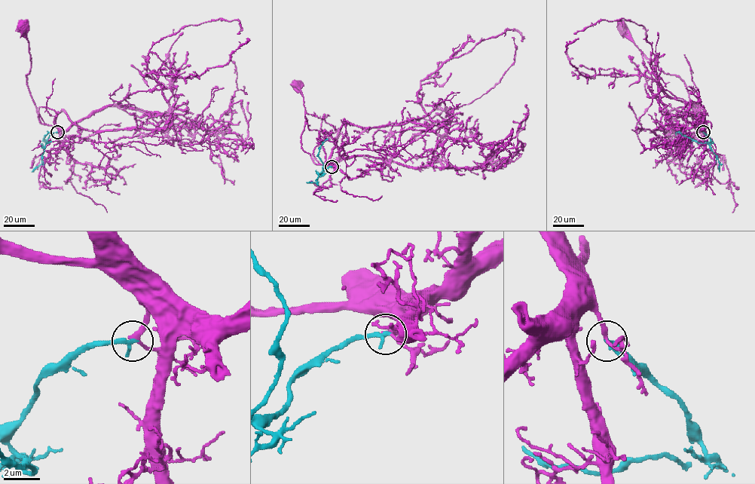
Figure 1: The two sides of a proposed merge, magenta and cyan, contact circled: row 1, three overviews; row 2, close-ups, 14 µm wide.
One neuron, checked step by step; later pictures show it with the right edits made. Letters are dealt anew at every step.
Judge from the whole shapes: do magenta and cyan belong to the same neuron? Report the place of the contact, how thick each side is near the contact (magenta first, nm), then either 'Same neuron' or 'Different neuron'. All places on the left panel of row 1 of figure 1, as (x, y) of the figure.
Place: (57, 132). Thickness 240 nm (magenta) against 260 nm. Same neuron

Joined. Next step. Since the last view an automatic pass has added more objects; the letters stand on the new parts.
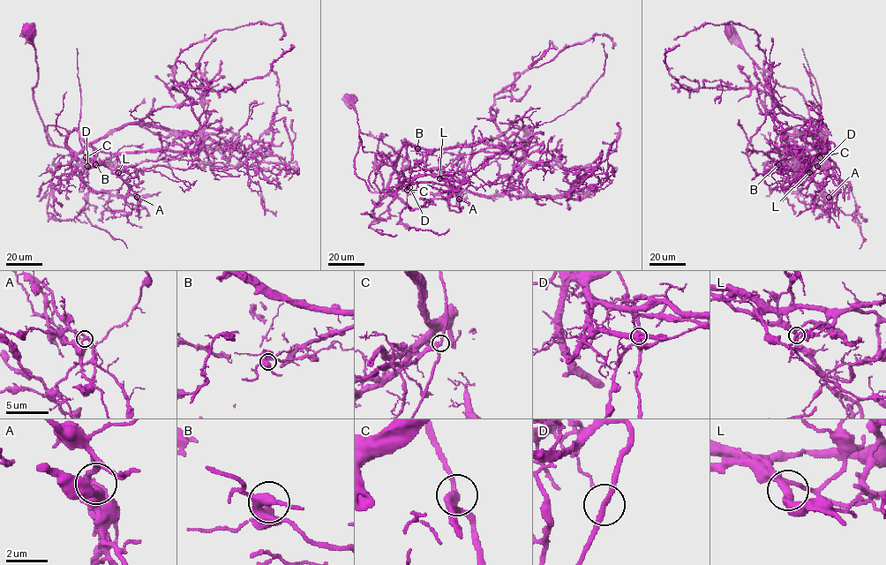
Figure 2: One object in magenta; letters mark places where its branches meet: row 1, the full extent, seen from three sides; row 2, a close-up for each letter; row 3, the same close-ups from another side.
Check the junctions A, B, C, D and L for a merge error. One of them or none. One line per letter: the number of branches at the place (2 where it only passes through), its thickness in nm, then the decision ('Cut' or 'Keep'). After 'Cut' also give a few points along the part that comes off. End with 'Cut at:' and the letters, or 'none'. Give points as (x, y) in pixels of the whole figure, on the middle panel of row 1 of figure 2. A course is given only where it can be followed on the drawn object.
A: Branches: 3. Thickness 220 nm. Cut. Course of the part to remove: (459, 199), (444, 181), (425, 173), (409, 183), (406, 191), (401, 189), (402, 191), (399, 171)
B: Branches: 3. Thickness 380 nm. Keep
C: Branches: 3. Thickness 300 nm. Keep
D: Branches: 2. Thickness 260 nm. Keep
L: Branches: 3. Thickness 260 nm. Keep
Cut at: A

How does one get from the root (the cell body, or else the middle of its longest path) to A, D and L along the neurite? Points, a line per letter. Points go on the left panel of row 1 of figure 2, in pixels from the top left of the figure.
A: (26, 31), (37, 65), (33, 98), (48, 142), (69, 147), (81, 160), (109, 163), (138, 197)
D: (26, 31), (37, 65), (33, 98), (46, 138), (52, 145), (69, 147), (86, 163), (86, 159), (87, 166)
L: (26, 31), (37, 65), (33, 98), (48, 142), (69, 147), (81, 160), (107, 162), (118, 172)

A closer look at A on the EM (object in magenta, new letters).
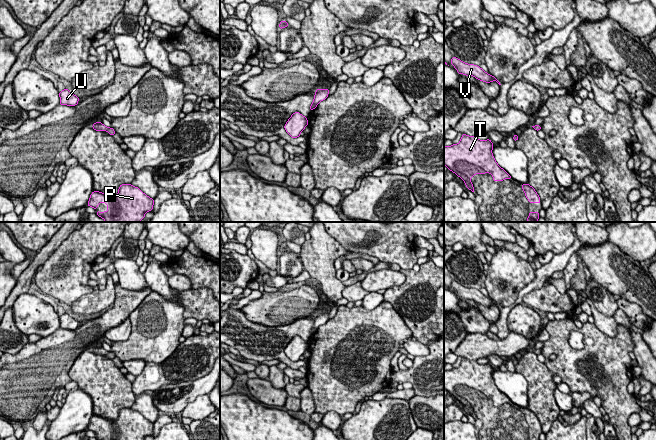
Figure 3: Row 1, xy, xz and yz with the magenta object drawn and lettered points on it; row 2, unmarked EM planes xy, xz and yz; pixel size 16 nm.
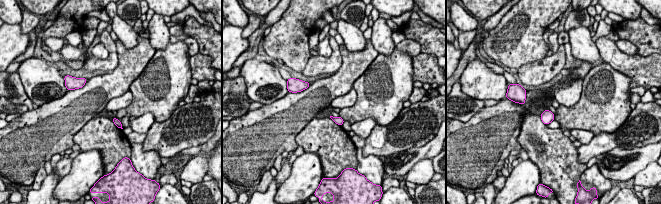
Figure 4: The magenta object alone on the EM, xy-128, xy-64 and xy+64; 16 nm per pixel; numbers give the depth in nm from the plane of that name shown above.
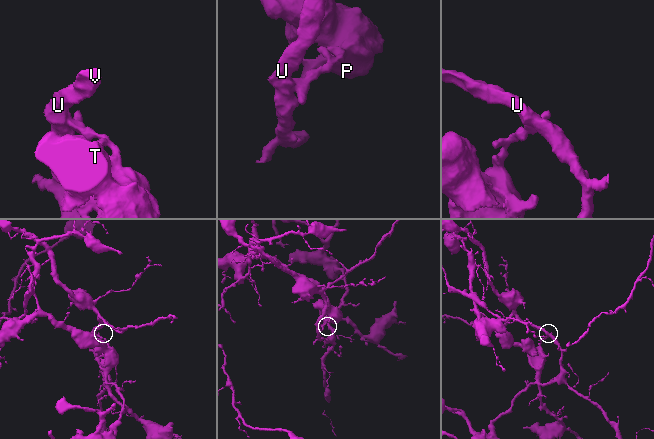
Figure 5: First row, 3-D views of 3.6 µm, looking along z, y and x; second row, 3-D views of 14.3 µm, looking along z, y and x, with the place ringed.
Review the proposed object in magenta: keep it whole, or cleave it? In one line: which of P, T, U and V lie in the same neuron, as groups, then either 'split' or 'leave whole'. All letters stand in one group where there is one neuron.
P T / U V; split

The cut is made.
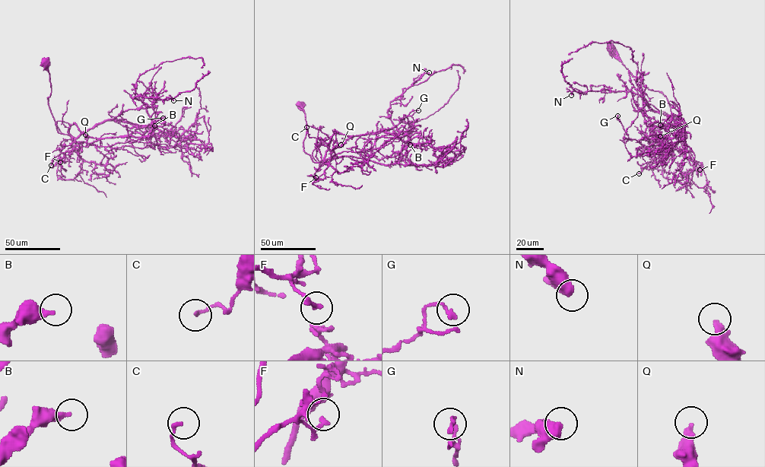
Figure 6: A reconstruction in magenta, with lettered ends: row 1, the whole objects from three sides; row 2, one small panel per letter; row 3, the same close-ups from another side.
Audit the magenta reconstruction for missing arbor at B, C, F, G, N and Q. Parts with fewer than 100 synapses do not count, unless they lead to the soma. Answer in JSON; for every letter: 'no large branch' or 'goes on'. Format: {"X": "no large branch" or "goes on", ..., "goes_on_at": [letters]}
{"B": "no large branch", "C": "no large branch", "F": "no large branch", "G": "no large branch", "N": "no large branch", "Q": "no large branch", "goes_on_at": []}

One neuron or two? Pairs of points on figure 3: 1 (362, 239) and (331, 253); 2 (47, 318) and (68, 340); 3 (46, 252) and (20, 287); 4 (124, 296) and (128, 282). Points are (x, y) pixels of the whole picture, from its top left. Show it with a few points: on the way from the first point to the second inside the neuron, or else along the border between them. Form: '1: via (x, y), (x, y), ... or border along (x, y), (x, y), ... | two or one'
1: border along (326, 232), (352, 252) | two
2: border along (59, 327), (42, 338) | two
3: via (37, 261), (25, 278) | one
4: border along (118, 283), (133, 290), (141, 290), (147, 286) | two

